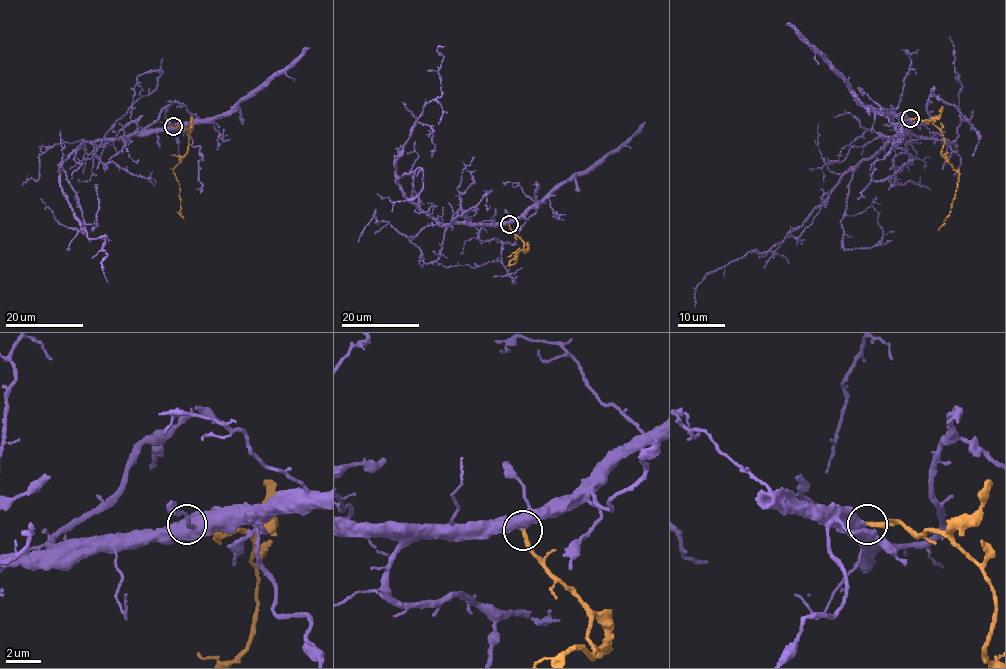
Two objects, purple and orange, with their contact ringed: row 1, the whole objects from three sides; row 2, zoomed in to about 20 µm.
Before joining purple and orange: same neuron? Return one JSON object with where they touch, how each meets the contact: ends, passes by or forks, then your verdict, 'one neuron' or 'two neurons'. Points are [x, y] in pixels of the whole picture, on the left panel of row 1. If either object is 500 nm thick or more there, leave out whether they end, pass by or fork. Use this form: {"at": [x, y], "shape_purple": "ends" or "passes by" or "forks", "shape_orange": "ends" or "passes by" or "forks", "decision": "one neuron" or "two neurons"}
{"at": [173, 126], "decision": "one neuron"}

